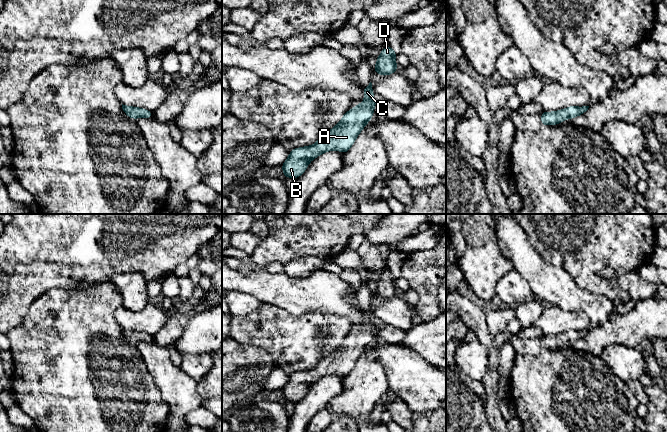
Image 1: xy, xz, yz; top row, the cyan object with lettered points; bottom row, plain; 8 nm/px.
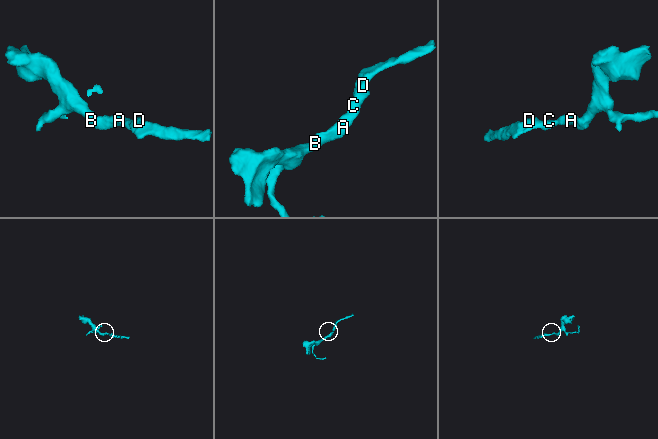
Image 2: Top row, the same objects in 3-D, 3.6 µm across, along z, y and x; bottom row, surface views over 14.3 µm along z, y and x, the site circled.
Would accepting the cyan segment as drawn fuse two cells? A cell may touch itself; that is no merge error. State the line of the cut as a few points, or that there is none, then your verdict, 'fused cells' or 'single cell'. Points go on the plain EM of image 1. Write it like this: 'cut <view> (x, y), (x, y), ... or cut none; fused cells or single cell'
cut none; single cell

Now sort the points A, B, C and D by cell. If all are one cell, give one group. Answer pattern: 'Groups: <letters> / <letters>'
Groups: A B C D

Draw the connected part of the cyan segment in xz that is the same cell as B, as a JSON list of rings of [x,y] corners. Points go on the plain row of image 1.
[[[371,306],[363,311],[363,315],[365,326],[357,328],[344,337],[341,345],[320,360],[314,369],[294,372],[290,375],[289,381],[281,389],[285,403],[300,401],[307,393],[309,386],[326,375],[338,374],[348,377],[359,357],[373,341],[374,331],[377,329]]]

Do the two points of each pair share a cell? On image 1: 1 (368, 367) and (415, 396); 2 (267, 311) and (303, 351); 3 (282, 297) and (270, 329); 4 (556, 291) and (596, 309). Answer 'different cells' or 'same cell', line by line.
1: different cells
2: same cell
3: different cells
4: same cell

